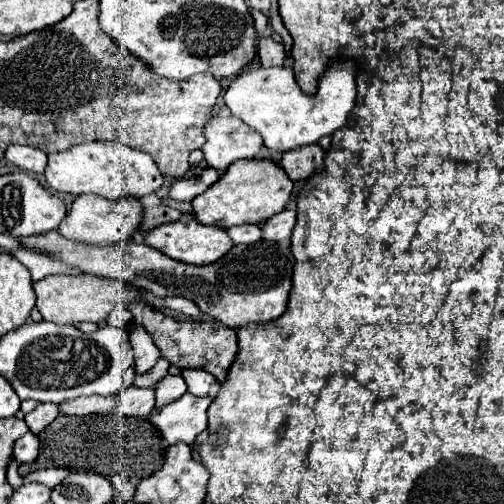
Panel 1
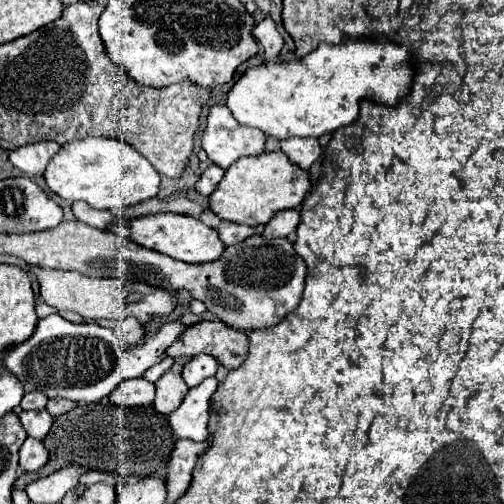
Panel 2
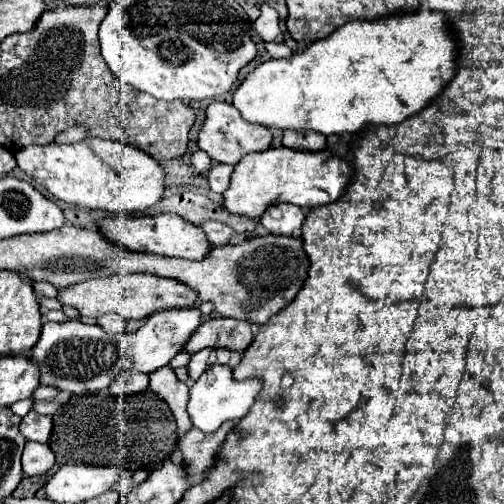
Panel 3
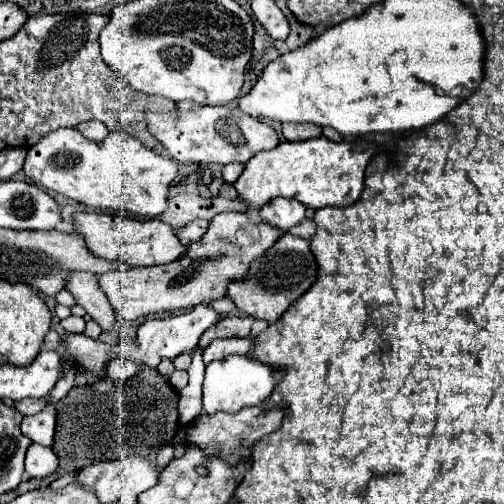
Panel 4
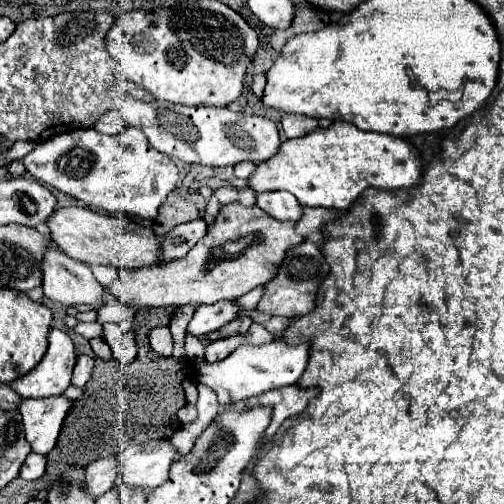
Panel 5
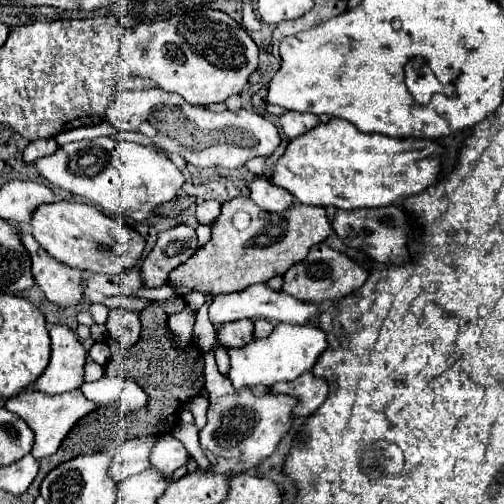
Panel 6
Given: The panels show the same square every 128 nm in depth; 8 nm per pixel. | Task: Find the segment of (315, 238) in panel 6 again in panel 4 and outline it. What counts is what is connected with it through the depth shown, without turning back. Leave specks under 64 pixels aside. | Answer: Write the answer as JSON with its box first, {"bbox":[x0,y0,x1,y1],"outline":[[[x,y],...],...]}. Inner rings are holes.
{"bbox":[100,212,282,320],"outline":[[[224,212],[210,220],[202,240],[188,244],[182,258],[148,268],[128,268],[124,272],[106,272],[100,276],[100,288],[108,296],[116,314],[124,320],[136,320],[148,314],[192,310],[198,304],[210,304],[228,294],[228,284],[248,278],[254,260],[270,250],[282,232],[260,220],[252,222],[246,212]]]}

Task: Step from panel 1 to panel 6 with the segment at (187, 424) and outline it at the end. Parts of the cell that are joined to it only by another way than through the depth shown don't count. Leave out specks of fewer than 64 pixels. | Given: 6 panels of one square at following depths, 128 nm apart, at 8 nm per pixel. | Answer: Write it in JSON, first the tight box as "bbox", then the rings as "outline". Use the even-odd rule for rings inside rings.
{"bbox":[228,324,328,388],"outline":[[[278,324],[270,336],[254,340],[248,344],[248,348],[232,348],[228,350],[230,356],[230,380],[236,388],[258,388],[272,384],[280,380],[294,380],[302,372],[312,370],[316,364],[320,352],[328,348],[326,332],[318,326],[306,324],[306,326],[292,326],[292,324]]]}

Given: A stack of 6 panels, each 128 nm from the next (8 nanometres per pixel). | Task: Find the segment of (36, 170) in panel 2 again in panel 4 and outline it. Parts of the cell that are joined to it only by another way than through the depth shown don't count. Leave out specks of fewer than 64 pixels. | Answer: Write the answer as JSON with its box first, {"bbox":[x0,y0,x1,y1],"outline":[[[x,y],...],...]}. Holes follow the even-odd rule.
{"bbox":[76,120,108,140],"outline":[[[88,120],[82,126],[76,126],[84,136],[90,136],[92,140],[104,140],[108,136],[108,128],[98,120]]]}

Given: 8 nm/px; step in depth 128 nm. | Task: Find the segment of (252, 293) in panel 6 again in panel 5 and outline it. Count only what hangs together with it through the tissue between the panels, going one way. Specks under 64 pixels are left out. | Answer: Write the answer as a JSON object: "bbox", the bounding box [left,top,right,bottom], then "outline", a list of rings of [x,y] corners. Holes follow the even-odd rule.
{"bbox":[188,300,244,336],"outline":[[[220,300],[216,304],[200,304],[194,312],[194,318],[188,324],[188,332],[194,336],[210,334],[224,324],[240,316],[244,308],[236,300]]]}

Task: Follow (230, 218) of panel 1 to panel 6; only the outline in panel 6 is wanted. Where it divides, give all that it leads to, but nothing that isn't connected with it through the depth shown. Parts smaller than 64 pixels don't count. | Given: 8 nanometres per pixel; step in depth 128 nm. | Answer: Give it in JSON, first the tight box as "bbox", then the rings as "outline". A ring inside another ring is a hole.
{"bbox":[272,118,444,210],"outline":[[[332,118],[300,134],[278,158],[272,182],[286,188],[298,202],[342,210],[402,204],[408,196],[436,184],[442,172],[444,146],[428,138],[390,138],[364,134],[348,120]]]}

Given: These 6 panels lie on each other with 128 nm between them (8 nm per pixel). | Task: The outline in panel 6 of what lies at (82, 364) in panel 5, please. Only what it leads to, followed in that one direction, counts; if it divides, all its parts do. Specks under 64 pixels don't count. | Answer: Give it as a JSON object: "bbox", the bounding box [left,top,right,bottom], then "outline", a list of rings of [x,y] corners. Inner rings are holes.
{"bbox":[84,362,104,382],"outline":[[[88,362],[84,376],[86,376],[86,382],[96,382],[96,380],[100,380],[104,376],[104,368],[100,364],[96,364],[96,362]]]}

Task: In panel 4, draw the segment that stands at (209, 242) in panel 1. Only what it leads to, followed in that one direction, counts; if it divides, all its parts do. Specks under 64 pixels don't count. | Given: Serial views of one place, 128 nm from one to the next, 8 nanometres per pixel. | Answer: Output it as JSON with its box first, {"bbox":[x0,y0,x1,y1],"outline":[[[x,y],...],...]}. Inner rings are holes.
{"bbox":[74,212,186,266],"outline":[[[74,212],[74,234],[82,236],[90,254],[100,256],[104,260],[122,260],[130,266],[156,266],[178,260],[186,246],[178,242],[178,236],[168,228],[168,224],[160,220],[132,220],[114,214],[94,214],[94,212]]]}

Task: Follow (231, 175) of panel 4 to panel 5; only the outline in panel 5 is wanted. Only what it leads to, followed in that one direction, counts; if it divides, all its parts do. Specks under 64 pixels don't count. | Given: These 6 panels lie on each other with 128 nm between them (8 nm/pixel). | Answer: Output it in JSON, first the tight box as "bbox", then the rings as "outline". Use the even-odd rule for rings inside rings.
{"bbox":[234,162,256,178],"outline":[[[240,162],[240,164],[236,164],[234,166],[234,176],[236,178],[250,178],[252,174],[256,172],[256,164],[254,162]]]}

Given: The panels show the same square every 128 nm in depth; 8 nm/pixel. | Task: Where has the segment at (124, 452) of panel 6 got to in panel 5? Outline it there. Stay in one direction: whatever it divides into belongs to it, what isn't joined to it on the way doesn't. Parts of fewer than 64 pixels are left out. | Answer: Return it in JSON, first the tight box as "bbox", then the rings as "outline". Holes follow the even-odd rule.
{"bbox":[86,456,118,496],"outline":[[[118,456],[100,458],[86,466],[86,484],[92,496],[102,496],[106,490],[114,488],[118,478]]]}

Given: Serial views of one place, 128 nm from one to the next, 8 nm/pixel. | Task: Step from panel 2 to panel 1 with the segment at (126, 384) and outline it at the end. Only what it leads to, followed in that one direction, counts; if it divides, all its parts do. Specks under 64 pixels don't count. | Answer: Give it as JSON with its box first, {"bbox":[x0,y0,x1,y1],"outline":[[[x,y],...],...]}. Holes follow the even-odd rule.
{"bbox":[118,386,154,418],"outline":[[[128,386],[118,394],[118,410],[124,416],[136,416],[136,418],[146,418],[150,416],[154,408],[154,388],[138,388],[138,386]]]}

